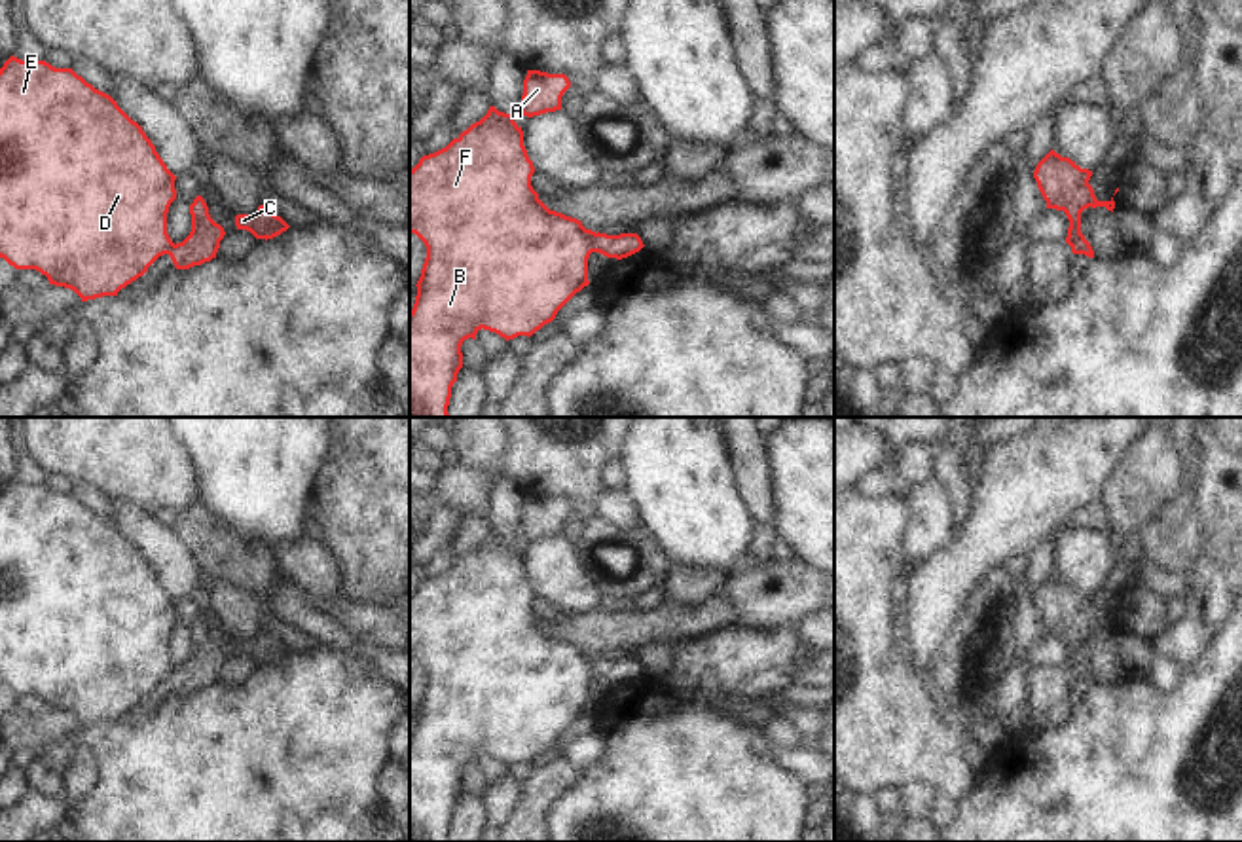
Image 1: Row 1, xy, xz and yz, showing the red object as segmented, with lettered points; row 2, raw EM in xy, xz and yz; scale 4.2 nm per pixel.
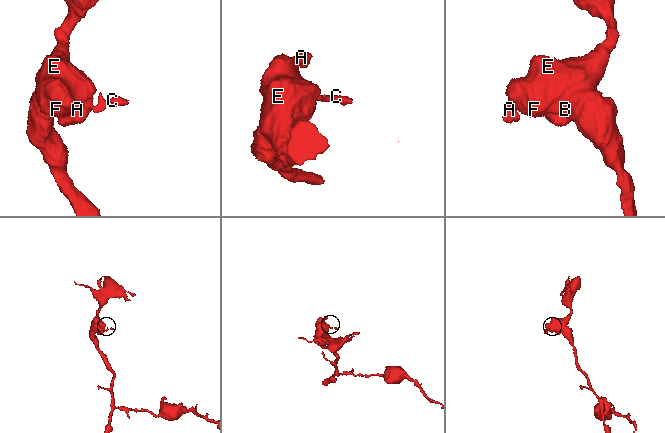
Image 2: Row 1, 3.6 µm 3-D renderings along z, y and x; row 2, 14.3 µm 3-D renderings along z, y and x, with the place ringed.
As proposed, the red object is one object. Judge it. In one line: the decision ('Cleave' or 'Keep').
Cleave

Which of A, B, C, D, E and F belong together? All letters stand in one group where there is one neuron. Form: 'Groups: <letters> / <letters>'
Groups: A B D E F / C

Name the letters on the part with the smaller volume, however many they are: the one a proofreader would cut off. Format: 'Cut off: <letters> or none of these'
Cut off: C

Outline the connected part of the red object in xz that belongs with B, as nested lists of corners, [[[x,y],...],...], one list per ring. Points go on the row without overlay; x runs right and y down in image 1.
[[[527,495],[523,520],[516,539],[489,531],[487,539],[453,563],[446,573],[423,580],[410,595],[410,658],[427,671],[427,683],[417,705],[417,721],[410,736],[410,842],[449,842],[451,812],[463,793],[461,770],[476,764],[484,753],[501,762],[533,760],[552,747],[557,736],[588,705],[588,683],[594,677],[595,656],[580,645],[550,635],[531,611],[533,586],[523,571],[523,556],[514,546],[518,539],[527,542],[561,535],[561,522],[571,512],[565,499]]]

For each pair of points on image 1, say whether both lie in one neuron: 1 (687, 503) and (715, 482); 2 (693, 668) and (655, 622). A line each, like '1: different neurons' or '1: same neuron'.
1: same neuron
2: different neurons

